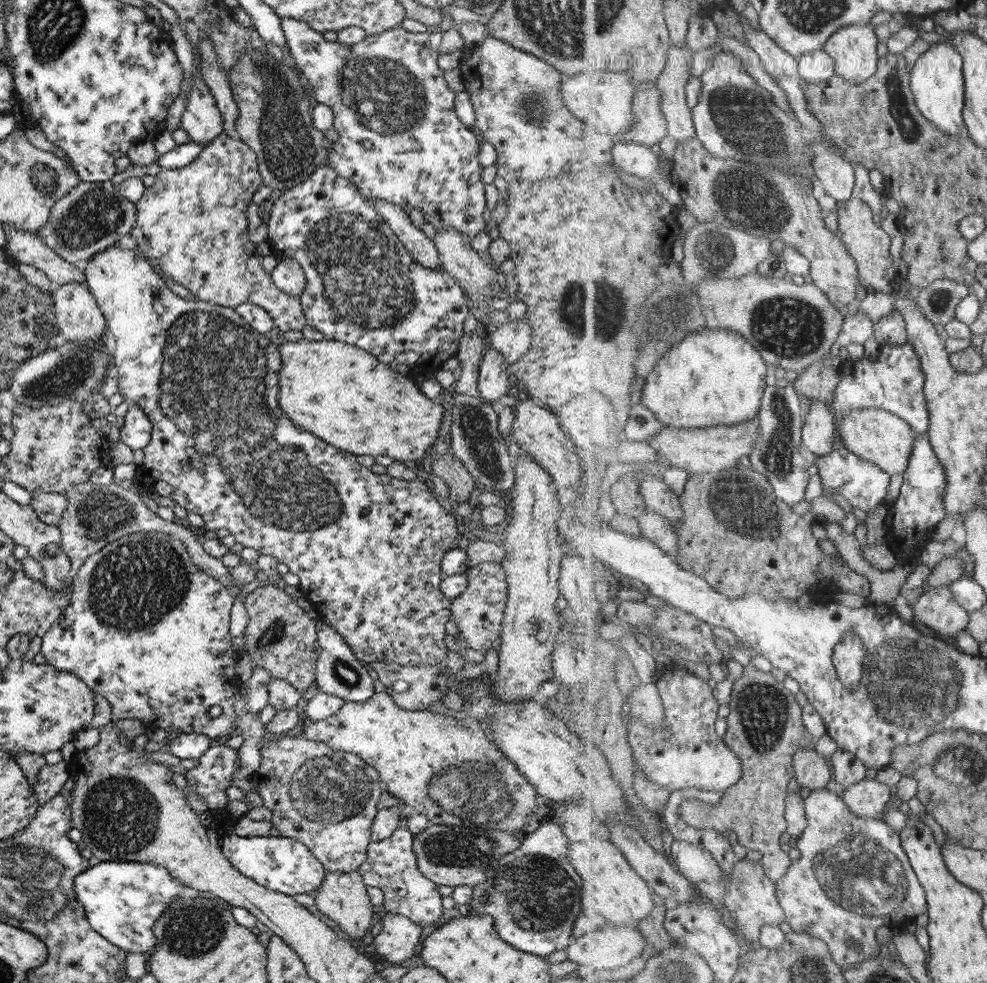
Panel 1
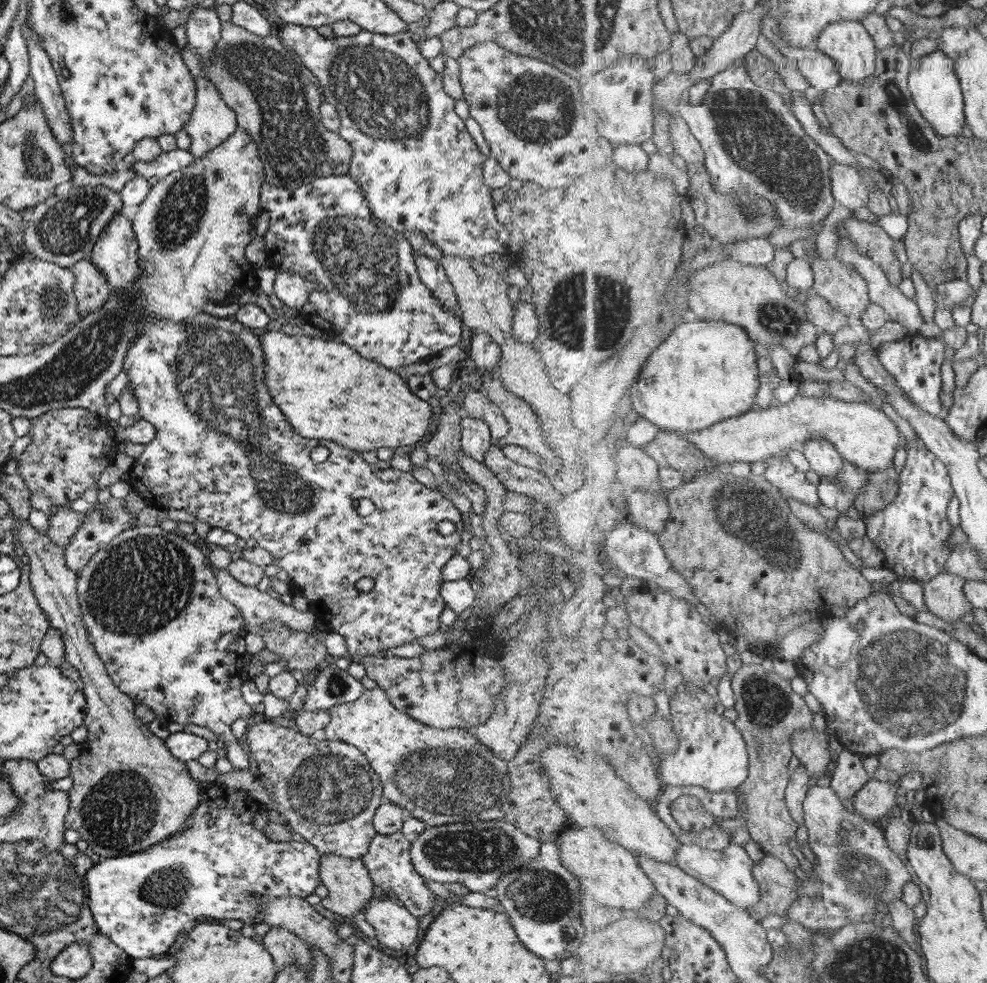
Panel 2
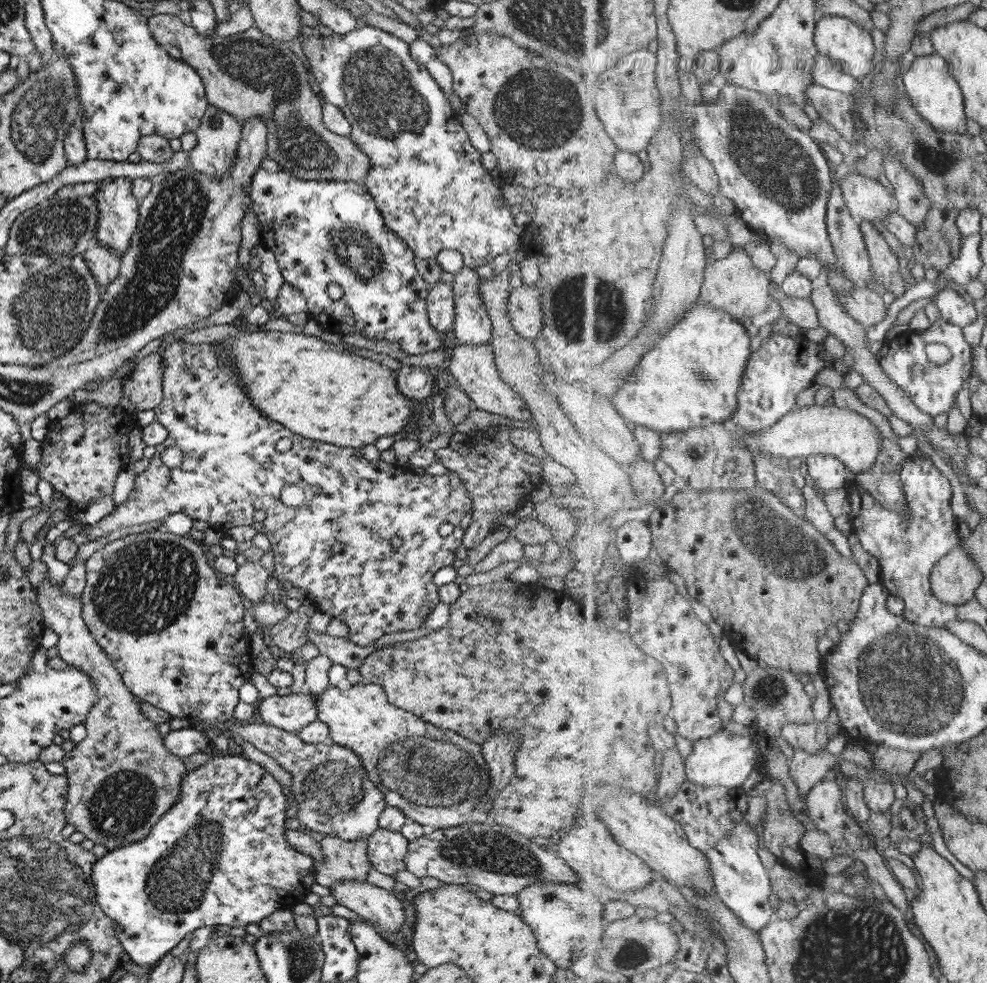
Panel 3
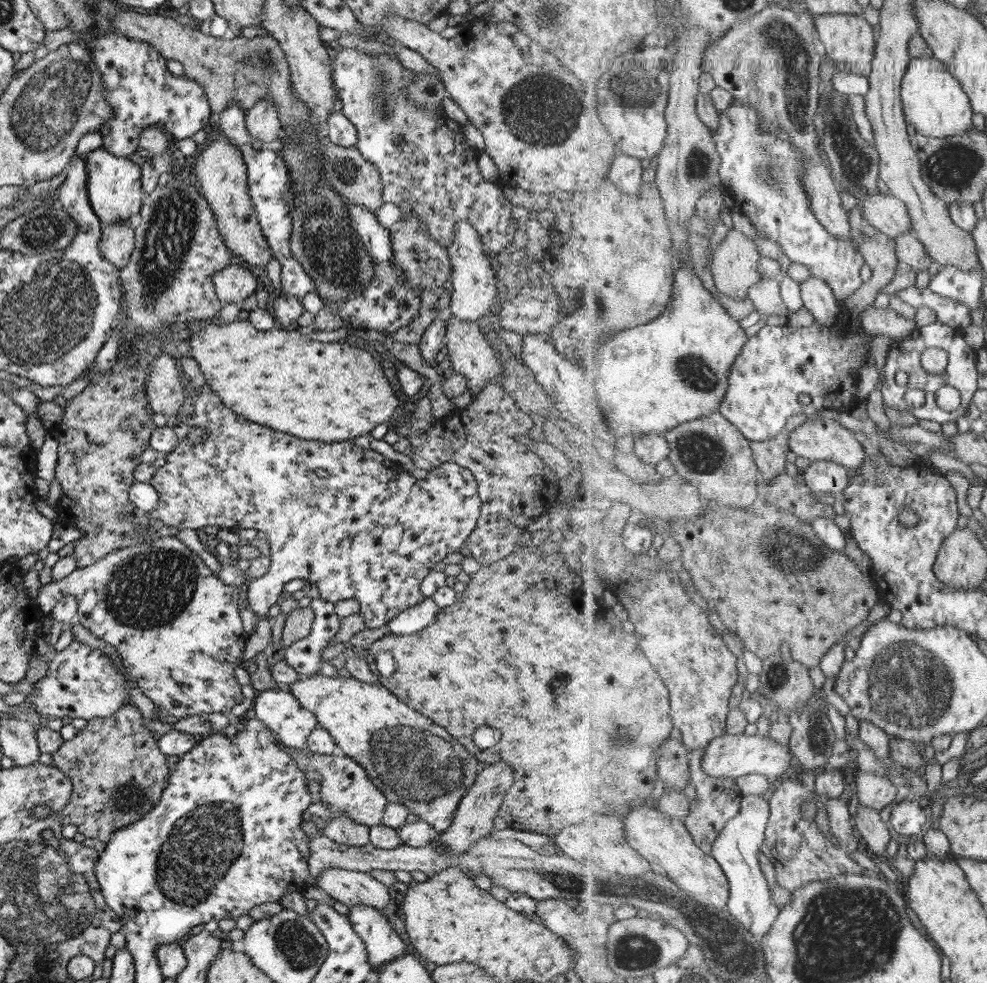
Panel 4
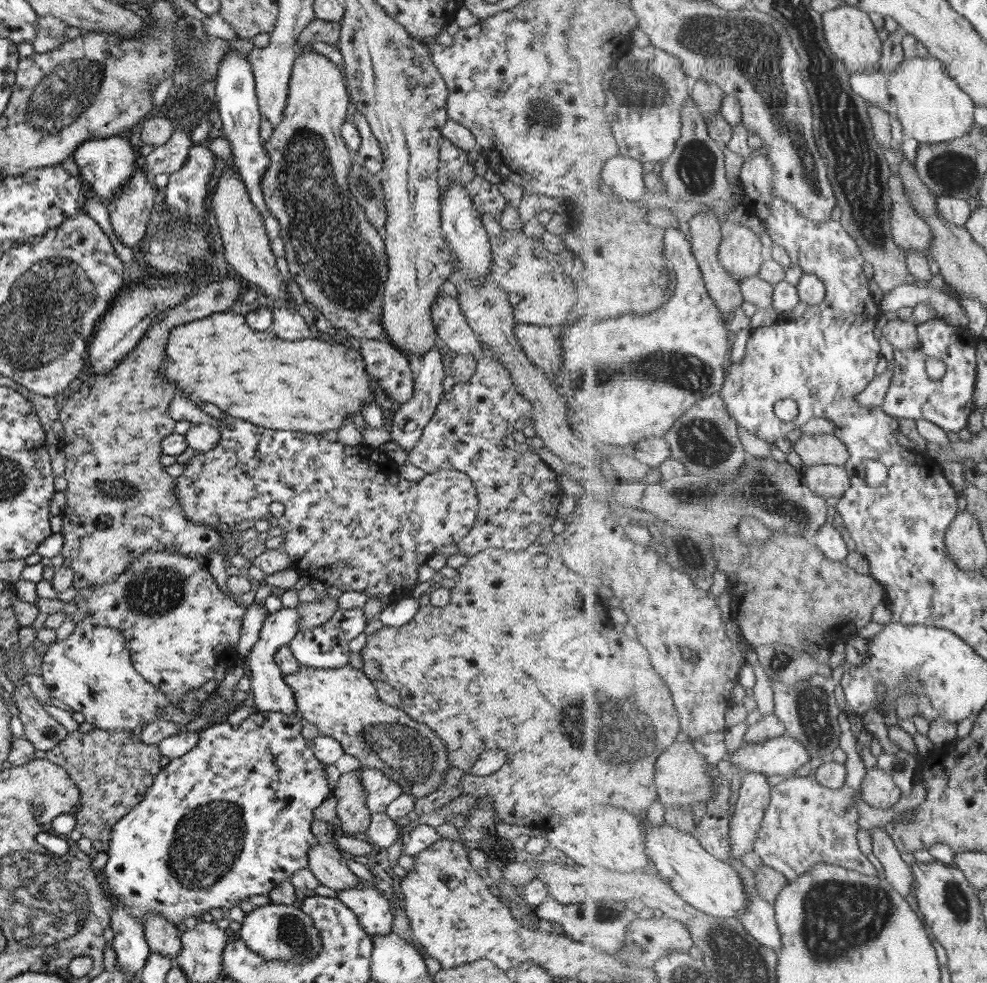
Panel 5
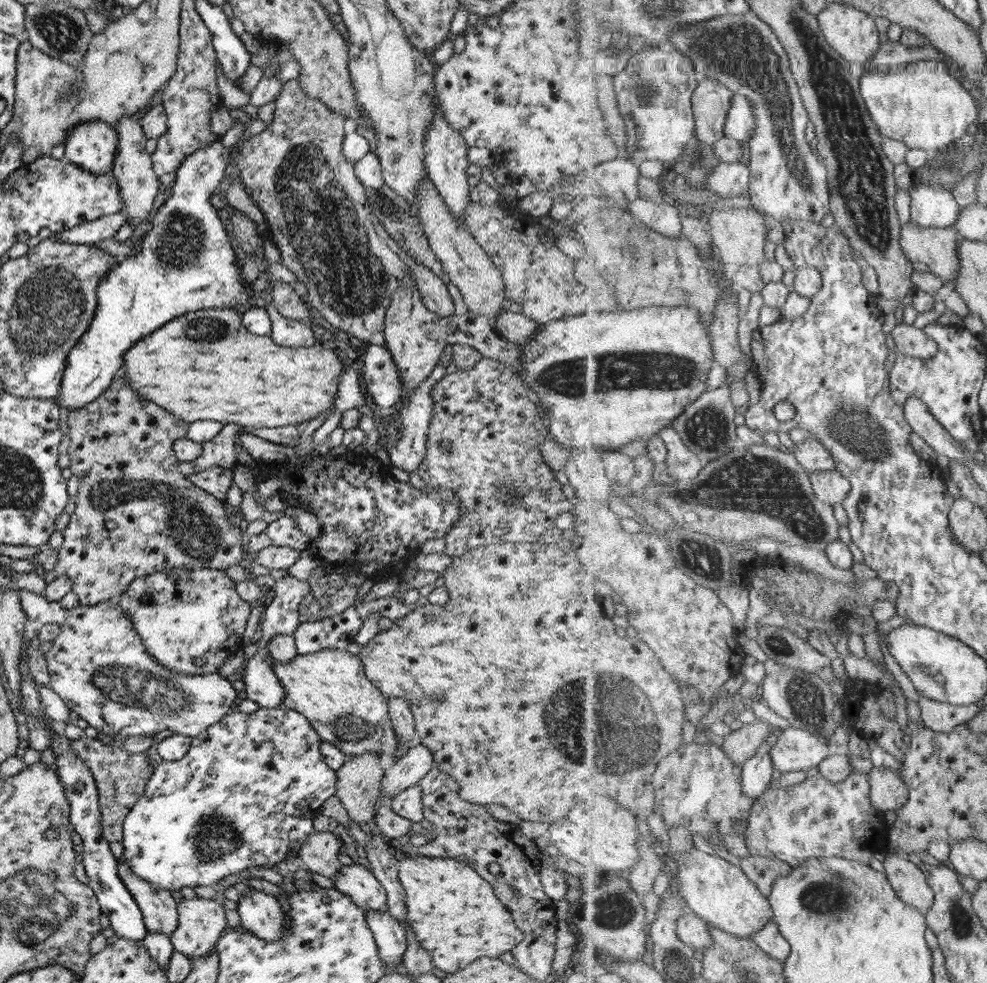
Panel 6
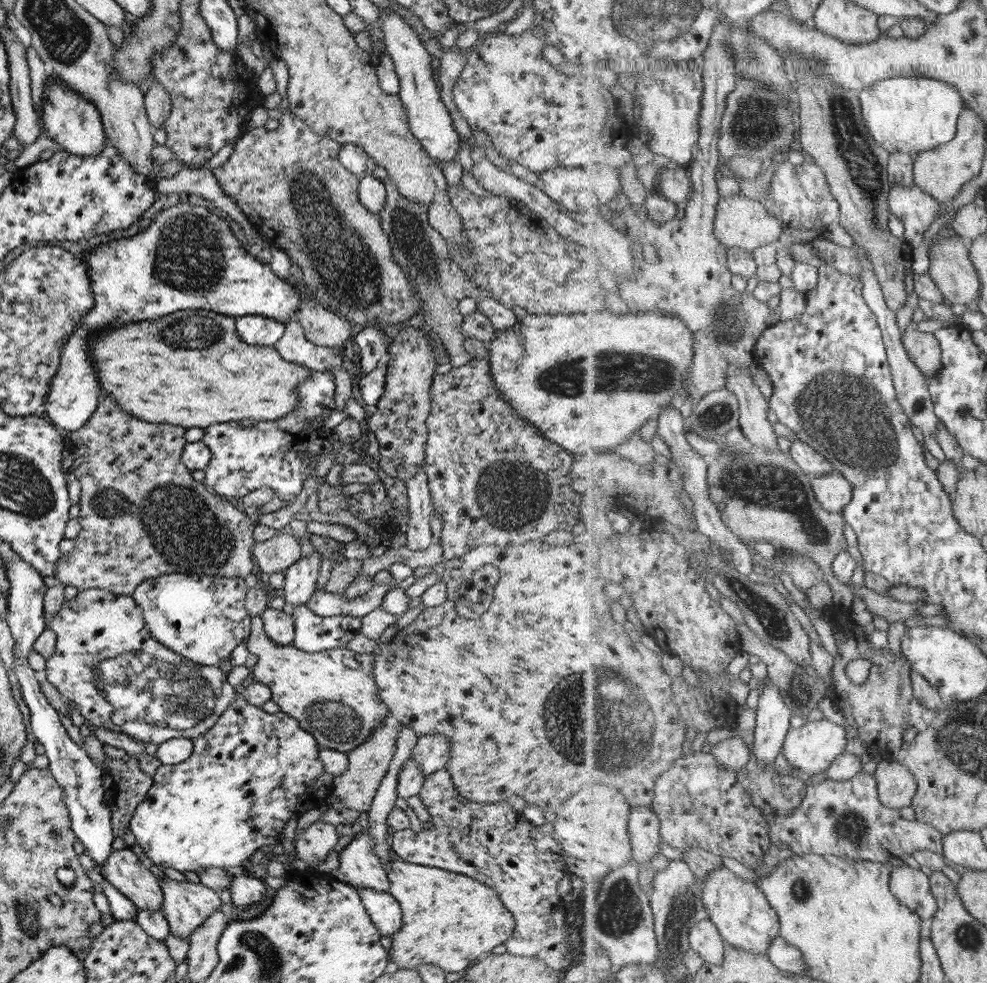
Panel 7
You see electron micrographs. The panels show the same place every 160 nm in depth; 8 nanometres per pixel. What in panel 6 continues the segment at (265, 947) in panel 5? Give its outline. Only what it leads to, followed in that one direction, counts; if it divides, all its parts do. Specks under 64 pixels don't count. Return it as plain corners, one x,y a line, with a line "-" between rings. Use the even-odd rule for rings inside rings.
247,889
236,902
240,925
265,942
275,942
286,931
288,918
277,899
264,892

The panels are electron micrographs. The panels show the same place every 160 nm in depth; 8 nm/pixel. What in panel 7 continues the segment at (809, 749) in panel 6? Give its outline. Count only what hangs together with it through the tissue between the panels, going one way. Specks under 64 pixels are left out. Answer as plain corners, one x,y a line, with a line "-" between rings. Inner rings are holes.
827,719
806,722
801,728
793,728
788,733
783,755
789,764
799,768
803,776
812,774
817,776
819,772
827,772
830,764
833,764
838,756
846,752
845,748
849,744
849,740
845,726
837,726
835,722
830,722

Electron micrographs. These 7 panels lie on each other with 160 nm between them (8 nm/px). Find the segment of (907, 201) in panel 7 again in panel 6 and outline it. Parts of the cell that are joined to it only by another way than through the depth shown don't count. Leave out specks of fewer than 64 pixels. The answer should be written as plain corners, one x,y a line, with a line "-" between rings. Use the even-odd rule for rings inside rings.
916,183
909,191
910,194
910,221
925,228
947,228
955,227
962,206
957,202
951,191
941,189
939,186
931,184

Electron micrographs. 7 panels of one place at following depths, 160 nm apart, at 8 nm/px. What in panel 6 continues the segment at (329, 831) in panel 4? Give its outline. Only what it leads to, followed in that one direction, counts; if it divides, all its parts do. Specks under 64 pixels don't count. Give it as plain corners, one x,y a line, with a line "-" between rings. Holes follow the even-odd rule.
377,753
352,755
335,771
334,795
341,801
348,817
363,828
368,828
374,816
374,802
380,794
380,780
384,770
379,765

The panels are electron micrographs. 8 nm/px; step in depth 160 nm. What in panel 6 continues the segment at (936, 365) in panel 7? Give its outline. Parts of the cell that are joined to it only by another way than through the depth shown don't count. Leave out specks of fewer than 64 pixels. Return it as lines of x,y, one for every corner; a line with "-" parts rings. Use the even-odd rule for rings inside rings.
896,325
891,334
897,350
903,354
929,359
939,352
937,341
919,325

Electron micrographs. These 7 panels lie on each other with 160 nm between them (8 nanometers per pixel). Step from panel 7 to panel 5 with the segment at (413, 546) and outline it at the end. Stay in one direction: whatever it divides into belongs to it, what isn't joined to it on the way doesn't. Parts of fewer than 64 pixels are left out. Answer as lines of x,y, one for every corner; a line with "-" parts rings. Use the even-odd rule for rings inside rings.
436,342
421,358
423,363
419,368
419,374
413,381
413,394
408,402
401,403
398,409
391,416
390,440
397,445
397,449
409,451
415,446
423,432
423,427
429,422
436,409
436,404
441,400
443,394
441,381
443,380
443,369
438,351
439,342

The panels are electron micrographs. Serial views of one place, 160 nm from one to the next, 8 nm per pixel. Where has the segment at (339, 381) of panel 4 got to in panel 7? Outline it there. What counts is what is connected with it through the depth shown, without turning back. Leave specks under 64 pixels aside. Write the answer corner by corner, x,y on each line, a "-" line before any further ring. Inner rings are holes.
187,309
169,313
159,318
159,320
143,320
143,322
133,322
133,324
125,324
125,326
115,326
115,328
111,328
107,332
101,332
101,334
93,336
91,342
89,342
89,356
91,356
93,364
95,364
97,380
99,380
99,387
101,387
101,396
111,397
123,412
131,416
136,416
139,420
161,422
185,428
204,429
210,424
215,423
247,419
268,421
284,417
290,410
296,409
297,395
295,395
294,388
311,370
300,364
283,360
272,346
253,346
253,344
247,346
247,343
240,340
240,337
236,333
234,320
235,317
223,316
211,311

